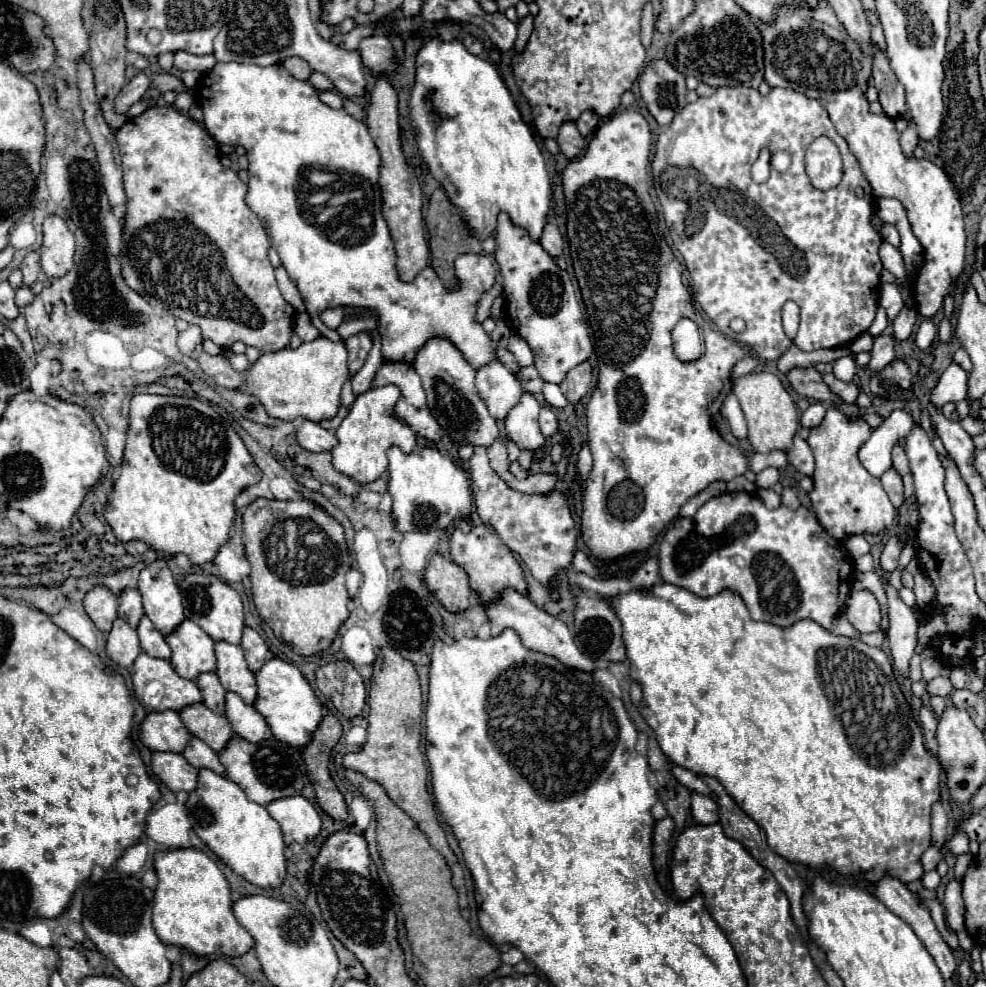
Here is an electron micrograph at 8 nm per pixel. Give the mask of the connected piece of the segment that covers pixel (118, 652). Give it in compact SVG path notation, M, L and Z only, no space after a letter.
M121 618L115 620L113 630L107 634L107 656L115 664L123 668L131 668L139 654L141 654L141 646L137 632L125 620Z

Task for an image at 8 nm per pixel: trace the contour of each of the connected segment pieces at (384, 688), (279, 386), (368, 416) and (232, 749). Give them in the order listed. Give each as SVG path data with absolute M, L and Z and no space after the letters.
M389 646L381 648L371 676L367 742L359 754L347 754L343 758L343 766L365 774L369 780L379 782L389 798L415 820L421 832L429 838L429 844L445 856L449 866L453 866L457 864L457 858L447 844L445 832L441 832L435 804L427 790L427 770L421 754L421 714L423 698L413 662L405 660Z
M319 336L313 342L305 342L299 348L283 348L279 352L269 352L261 354L255 364L251 364L245 370L245 380L247 380L247 392L253 394L267 410L269 416L293 422L297 416L307 418L313 422L321 422L325 418L333 418L339 410L339 392L345 380L349 380L349 368L347 368L347 348L343 342L333 342L329 338Z
M383 386L371 388L365 394L357 396L349 408L349 414L343 418L341 426L335 430L339 444L331 448L333 468L359 484L369 484L377 480L387 470L387 450L399 446L403 452L411 452L415 446L415 432L395 416L395 402L399 400L399 388Z
M233 736L227 748L219 752L219 760L227 770L227 778L239 784L243 792L247 792L249 800L255 800L263 806L279 798L301 794L305 786L305 760L301 756L301 750L279 742L273 736L267 736L259 744L251 744L239 736Z

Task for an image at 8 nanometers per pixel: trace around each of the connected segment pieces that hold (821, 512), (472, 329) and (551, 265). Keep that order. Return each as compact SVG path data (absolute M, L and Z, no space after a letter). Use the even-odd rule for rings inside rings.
M829 408L823 422L811 430L809 446L815 456L815 488L809 494L813 512L825 532L835 540L849 534L877 534L889 528L895 520L895 508L889 502L879 478L871 476L859 462L857 452L869 440L871 428L863 420L847 420L837 408Z
M217 62L217 66L211 72L203 74L199 84L195 86L195 94L199 96L199 104L201 104L203 114L205 114L205 120L203 120L205 128L215 138L216 143L219 146L243 146L247 150L247 156L249 156L249 184L247 184L249 190L247 190L247 198L245 198L247 206L263 220L263 224L267 228L267 234L271 238L271 246L279 252L283 268L289 272L291 280L297 284L309 316L315 318L323 310L335 308L335 306L373 308L379 314L379 328L381 328L381 336L383 336L383 340L381 340L383 348L381 350L383 350L385 360L407 360L407 362L411 362L415 358L415 348L419 348L419 344L423 344L423 340L429 340L431 336L447 336L449 340L455 340L455 344L459 344L459 350L463 352L463 356L467 356L467 362L473 368L481 368L483 364L487 364L491 360L503 360L503 364L507 364L507 368L511 372L519 370L519 364L515 362L513 354L509 350L503 350L503 348L495 346L491 342L491 338L483 332L481 324L475 320L475 300L479 300L479 292L483 292L483 288L491 288L491 284L495 282L495 268L493 268L493 262L491 262L489 256L459 256L459 260L455 260L455 272L459 272L459 280L463 280L463 284L467 284L467 288L463 288L463 292L447 292L447 288L443 288L443 282L439 280L439 276L435 276L435 271L431 267L424 269L412 283L399 280L399 276L395 272L393 240L391 240L389 228L387 228L387 224L383 220L383 214L381 214L381 192L379 192L379 184L377 184L381 158L379 158L379 152L375 148L375 142L373 142L367 126L361 120L355 120L345 110L335 110L335 108L329 108L327 104L323 104L317 98L317 90L309 82L293 78L281 64L257 66L257 64L239 64L239 62ZM327 186L329 186L329 192L337 194L337 202L339 202L339 196L341 196L341 204L327 206L327 200L325 200L327 198Z
M505 212L497 216L493 238L495 260L501 268L503 292L507 294L507 318L513 330L531 346L541 380L561 384L571 368L593 354L589 330L581 316L571 278L555 264L543 246L531 240L527 230L515 226Z

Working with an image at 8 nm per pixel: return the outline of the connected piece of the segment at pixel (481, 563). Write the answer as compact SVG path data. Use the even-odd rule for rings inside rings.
M485 524L473 526L471 532L467 532L467 534L461 532L459 528L455 528L455 532L451 534L451 558L459 566L465 568L465 572L469 574L473 592L483 602L495 600L503 586L513 586L517 592L527 594L527 582L525 582L525 576L523 576L519 562L515 560L513 552L503 544L503 540L499 540L499 536L491 528L487 528Z

